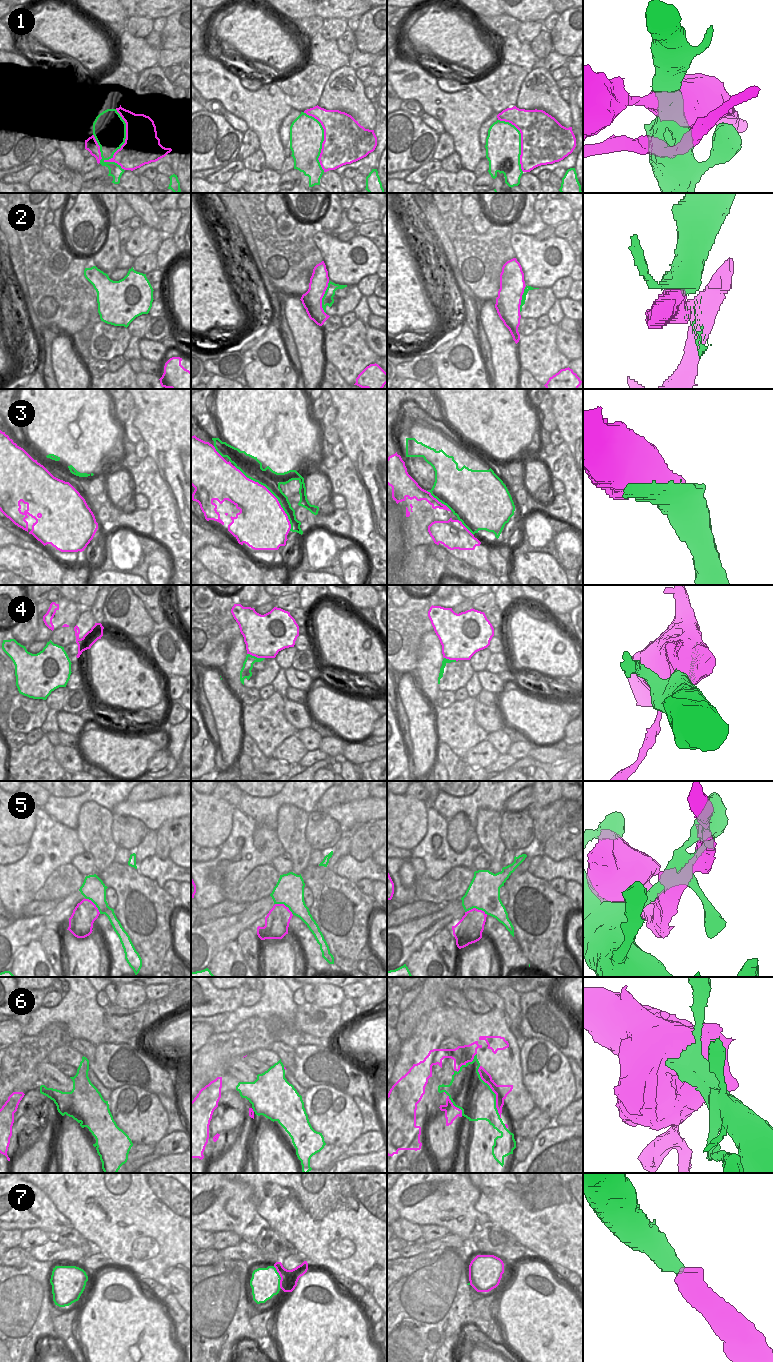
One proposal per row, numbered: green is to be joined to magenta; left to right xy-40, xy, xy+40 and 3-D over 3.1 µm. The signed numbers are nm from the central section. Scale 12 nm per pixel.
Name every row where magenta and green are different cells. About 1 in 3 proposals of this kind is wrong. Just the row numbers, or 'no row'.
1, 2, 5

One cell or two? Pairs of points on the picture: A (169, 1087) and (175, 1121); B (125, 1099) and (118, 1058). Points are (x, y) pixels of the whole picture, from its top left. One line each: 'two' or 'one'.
A: two
B: two

